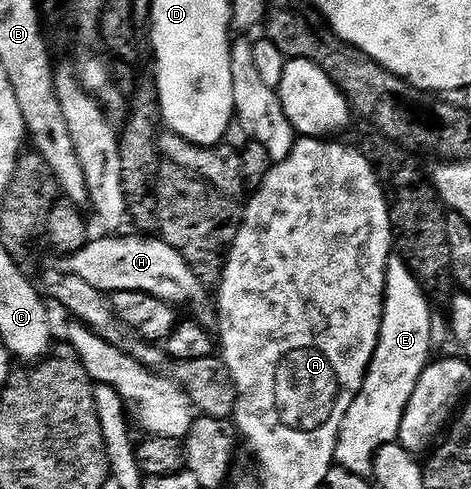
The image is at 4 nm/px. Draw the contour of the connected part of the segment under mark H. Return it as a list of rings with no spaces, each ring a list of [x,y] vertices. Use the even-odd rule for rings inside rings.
[[[155,235],[103,236],[105,237],[99,237],[96,241],[95,238],[88,240],[87,245],[81,247],[81,251],[70,254],[66,258],[66,272],[85,279],[85,283],[108,295],[121,291],[141,291],[176,307],[191,305],[199,308],[196,318],[207,327],[216,322],[216,312],[212,308],[209,310],[204,307],[209,299],[208,288],[171,244]]]

